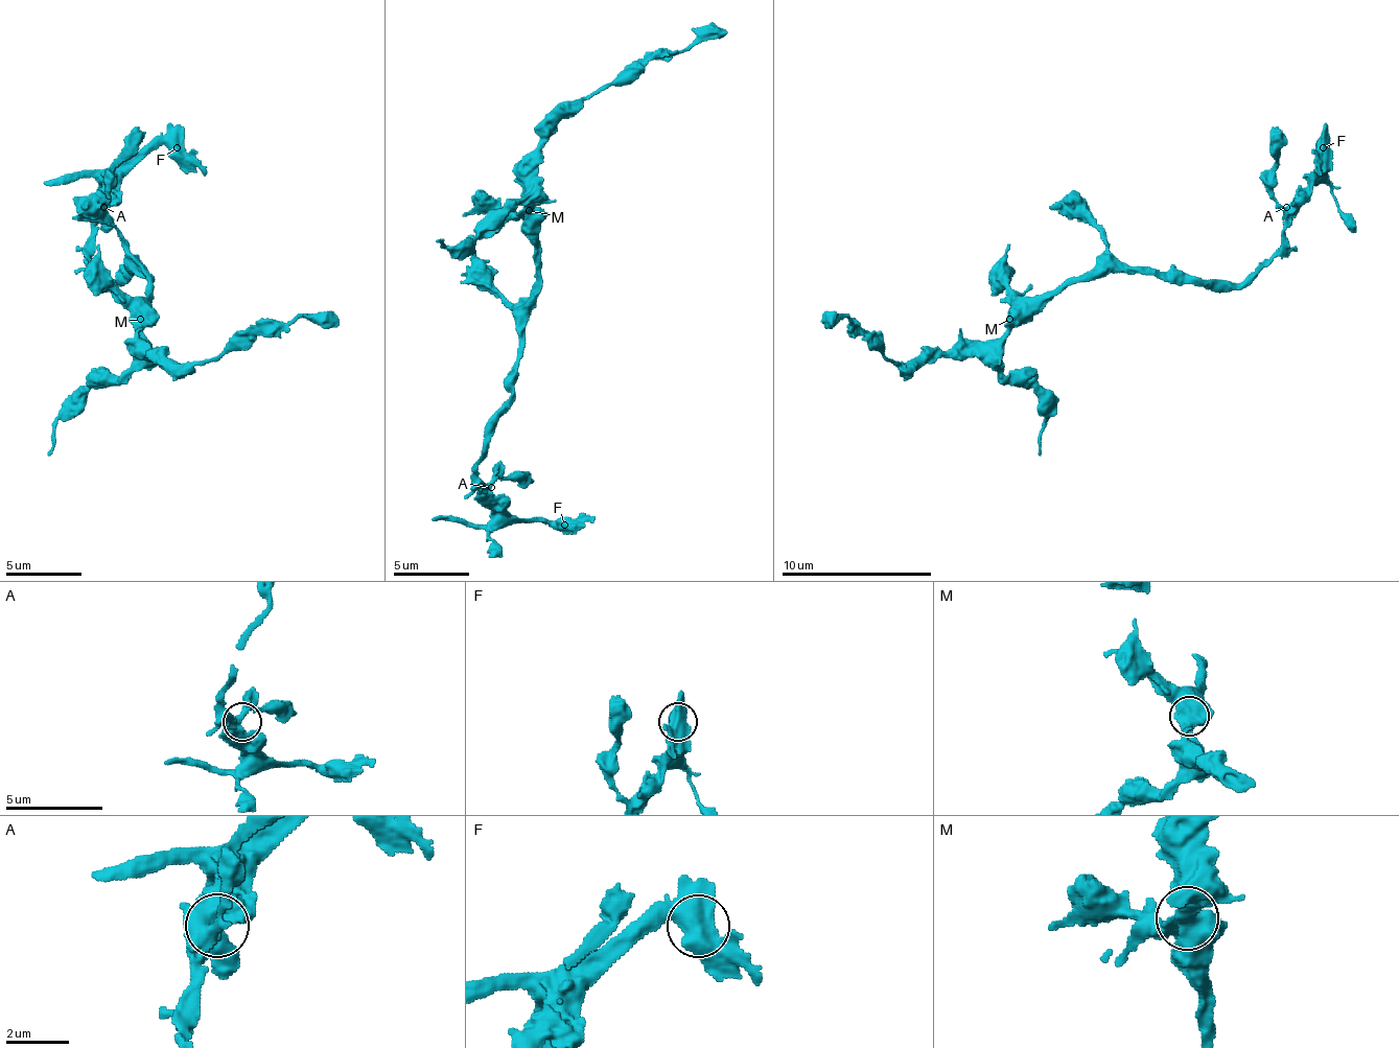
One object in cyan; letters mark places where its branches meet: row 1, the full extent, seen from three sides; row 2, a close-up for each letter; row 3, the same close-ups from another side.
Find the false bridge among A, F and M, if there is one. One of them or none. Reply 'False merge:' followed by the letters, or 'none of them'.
False merge: none of them

